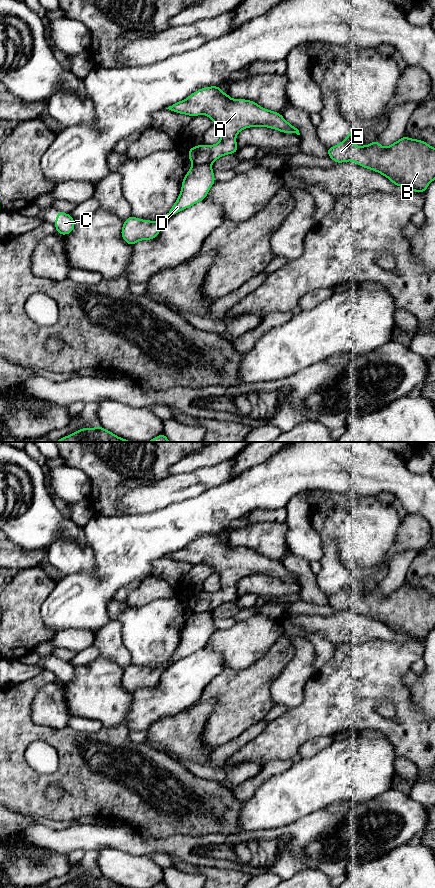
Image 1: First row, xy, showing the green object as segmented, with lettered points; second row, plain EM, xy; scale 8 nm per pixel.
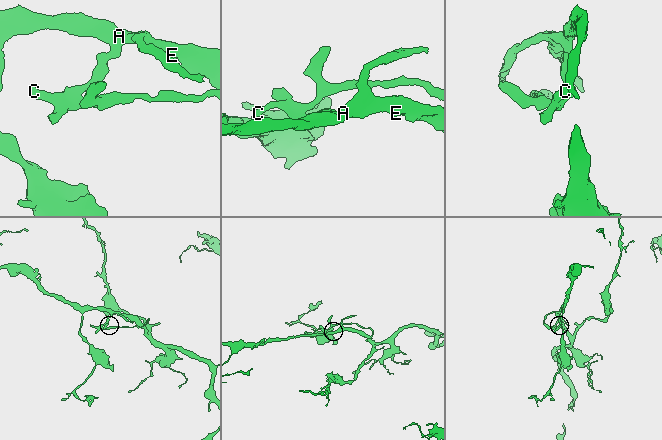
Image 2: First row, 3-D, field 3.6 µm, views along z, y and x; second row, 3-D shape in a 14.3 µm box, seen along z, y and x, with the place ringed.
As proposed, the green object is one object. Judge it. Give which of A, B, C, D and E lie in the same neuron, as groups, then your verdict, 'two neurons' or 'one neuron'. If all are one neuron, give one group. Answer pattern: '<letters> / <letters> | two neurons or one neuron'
A B E / C D | two neurons

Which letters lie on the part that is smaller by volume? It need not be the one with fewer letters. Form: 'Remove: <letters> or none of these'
Remove: C, D

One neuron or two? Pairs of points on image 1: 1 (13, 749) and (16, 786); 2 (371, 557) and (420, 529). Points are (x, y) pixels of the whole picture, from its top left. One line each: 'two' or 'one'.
1: one
2: two

